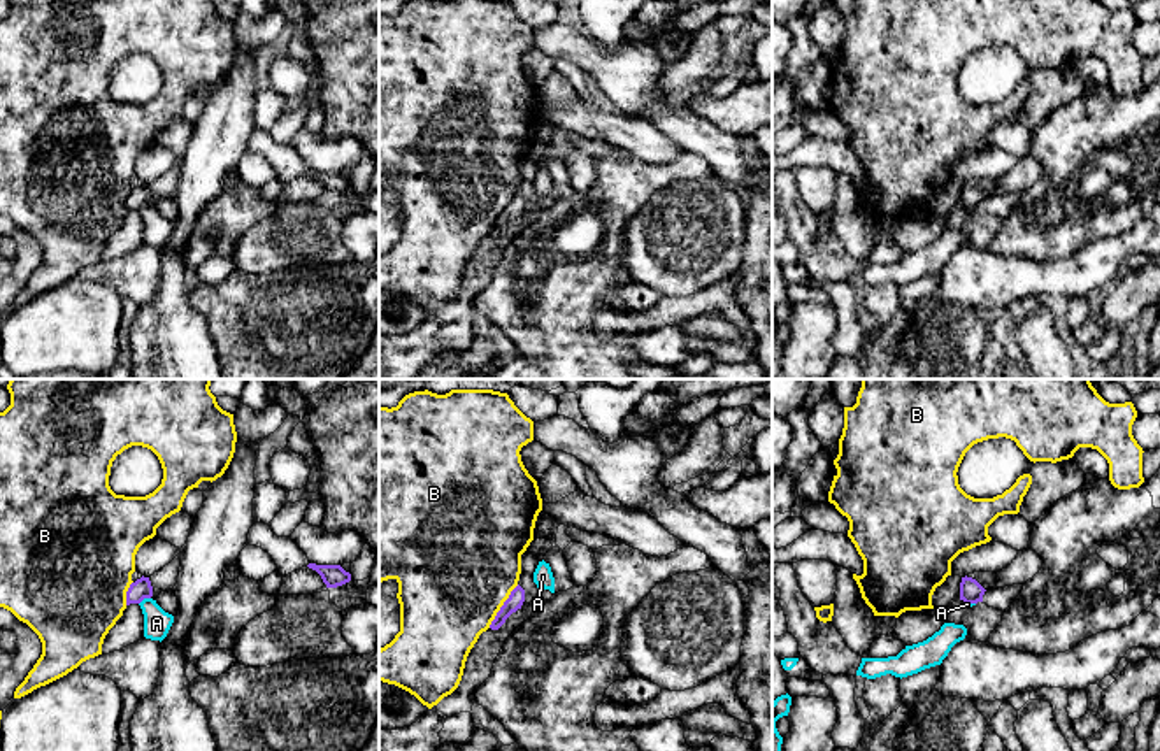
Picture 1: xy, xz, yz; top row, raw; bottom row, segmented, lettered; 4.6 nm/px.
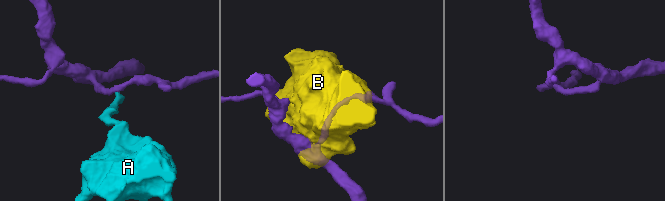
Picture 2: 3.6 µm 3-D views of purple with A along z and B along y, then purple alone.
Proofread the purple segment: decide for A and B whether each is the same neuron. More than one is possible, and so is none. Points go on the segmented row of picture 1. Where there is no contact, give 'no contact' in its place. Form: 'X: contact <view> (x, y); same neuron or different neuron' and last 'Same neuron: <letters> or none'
A: contact xy (144, 597); different neuron
B: contact xz (502, 606); different neuron
Same neuron: none

